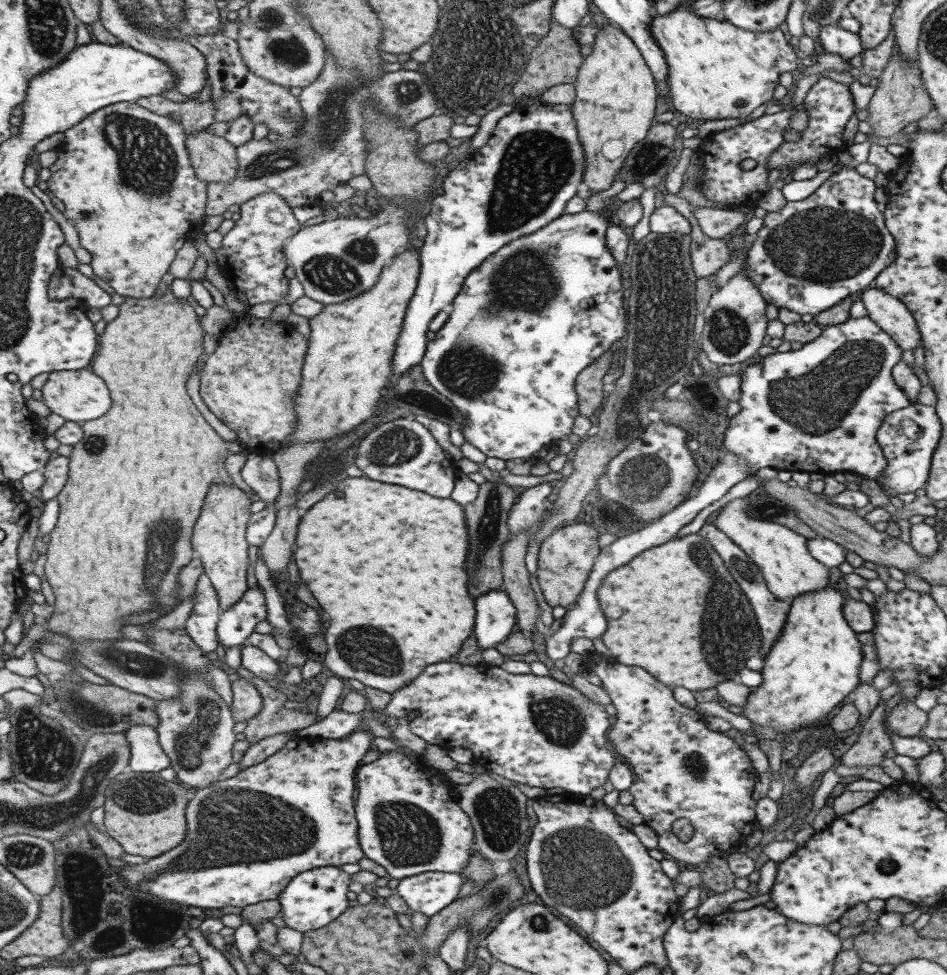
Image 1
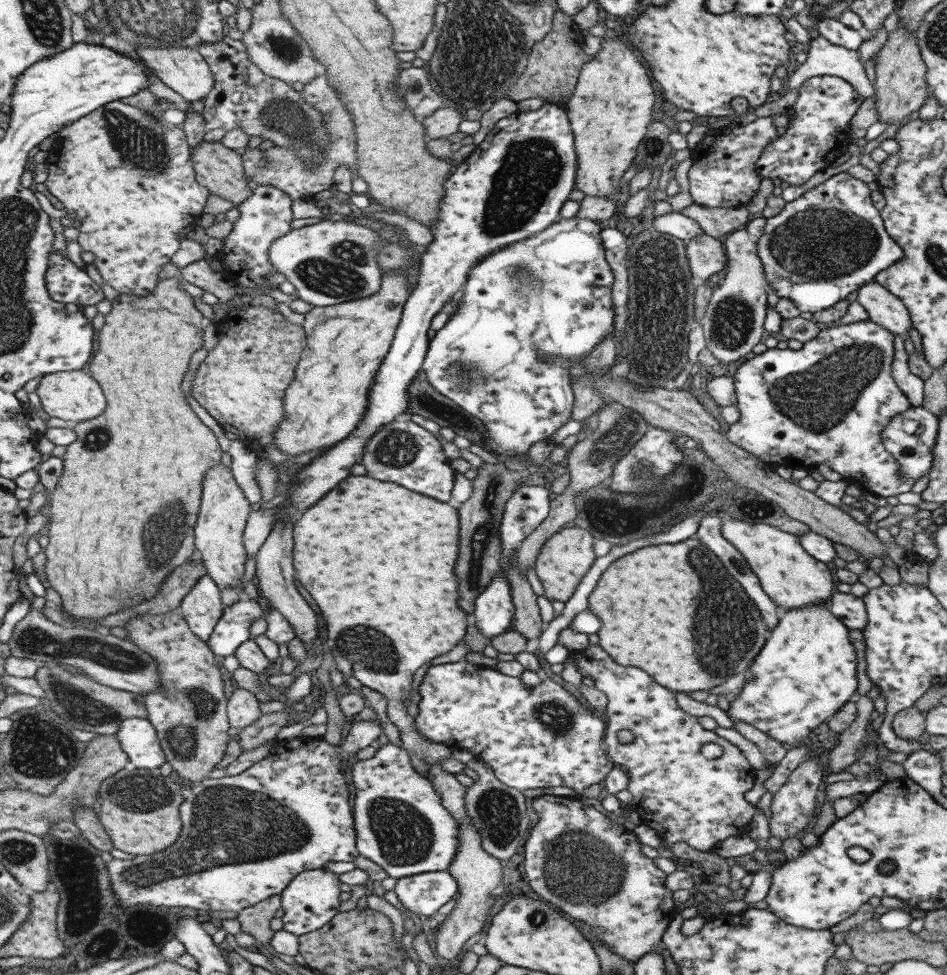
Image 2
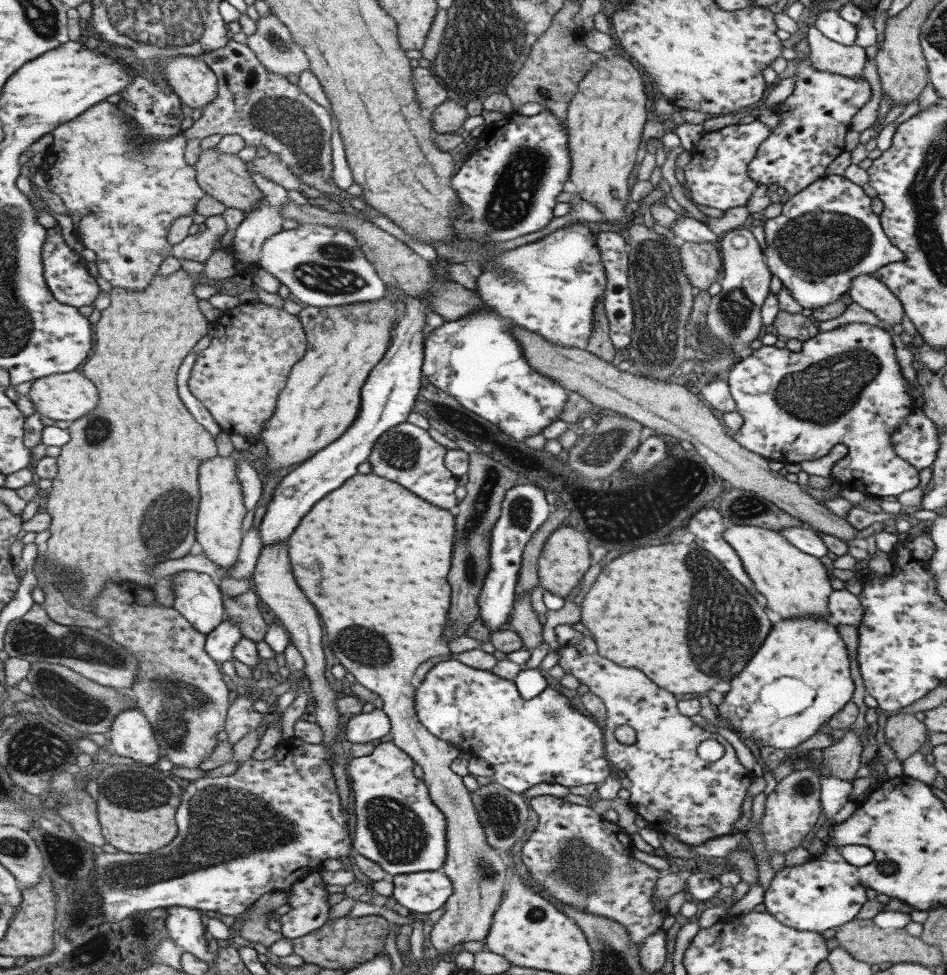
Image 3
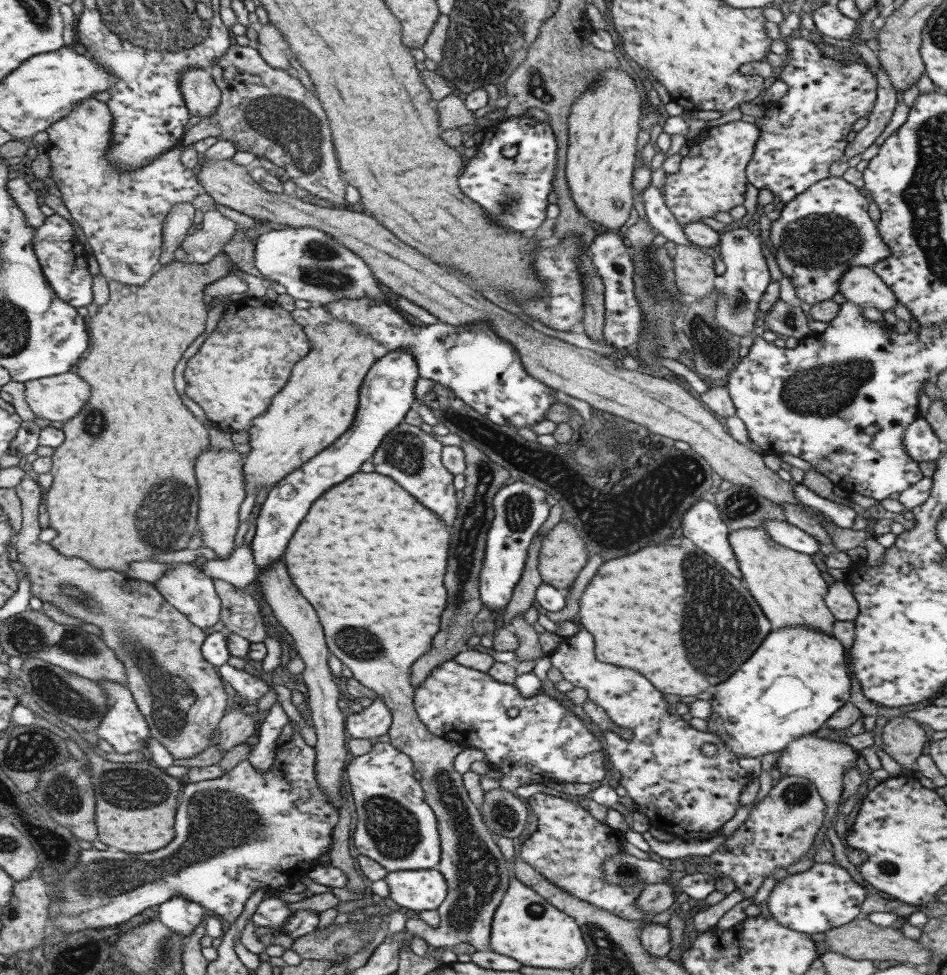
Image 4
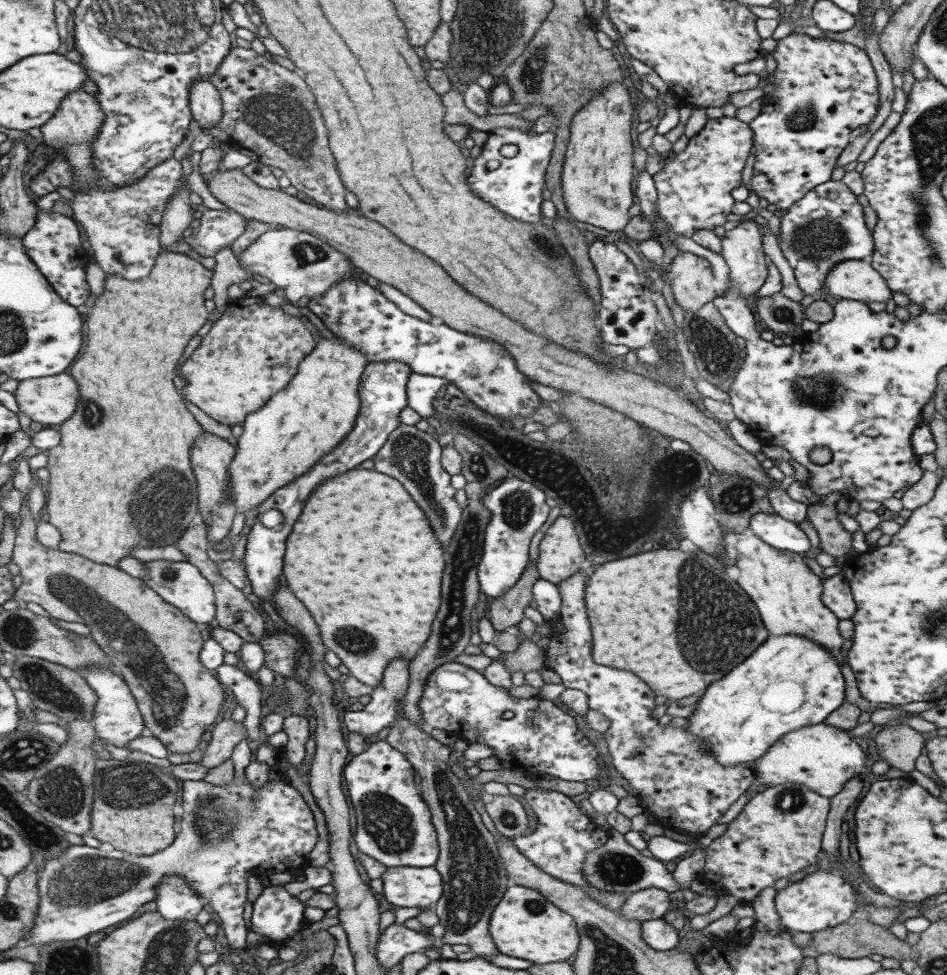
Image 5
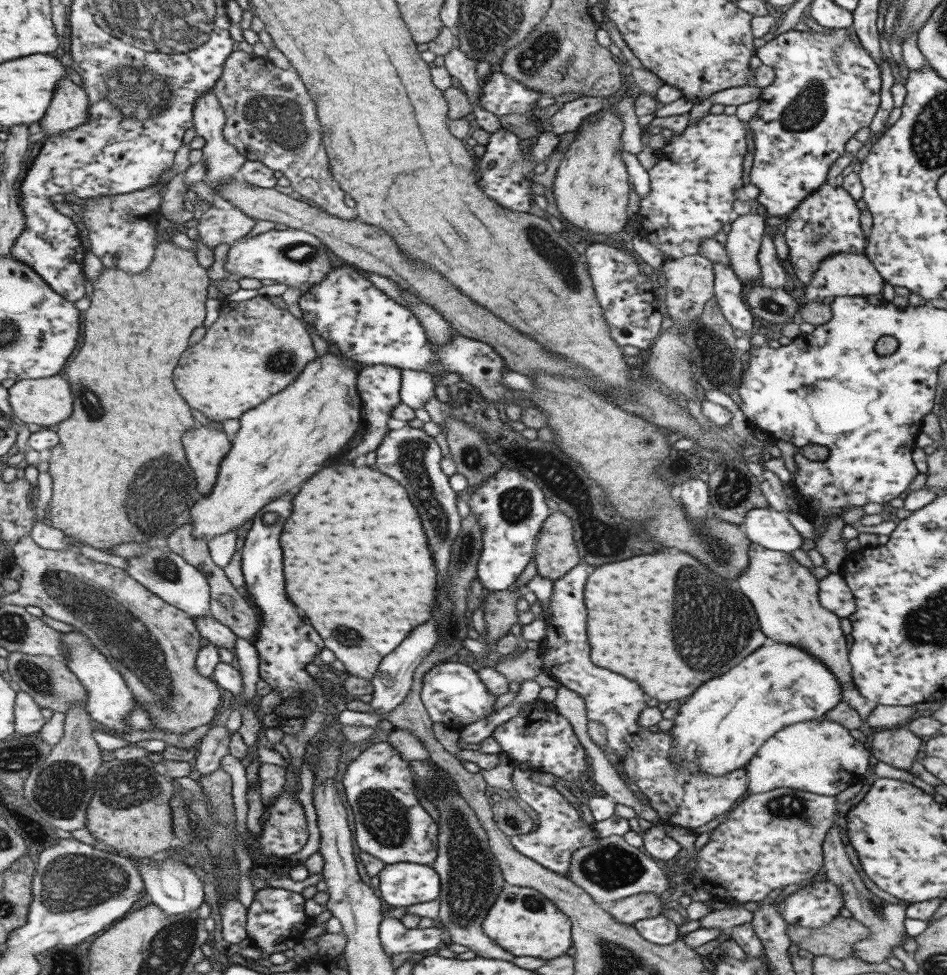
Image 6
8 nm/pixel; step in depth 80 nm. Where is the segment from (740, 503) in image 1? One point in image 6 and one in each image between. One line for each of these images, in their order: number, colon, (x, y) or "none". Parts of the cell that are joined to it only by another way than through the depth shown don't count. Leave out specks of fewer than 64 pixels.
2: (791, 578)
3: (794, 584)
4: (786, 584)
5: (786, 594)
6: (783, 593)

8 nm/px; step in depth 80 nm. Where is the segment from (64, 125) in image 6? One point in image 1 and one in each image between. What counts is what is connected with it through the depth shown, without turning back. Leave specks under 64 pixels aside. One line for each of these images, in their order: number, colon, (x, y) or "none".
1: (129, 187)
2: (127, 179)
3: (126, 192)
4: (122, 213)
5: (124, 227)

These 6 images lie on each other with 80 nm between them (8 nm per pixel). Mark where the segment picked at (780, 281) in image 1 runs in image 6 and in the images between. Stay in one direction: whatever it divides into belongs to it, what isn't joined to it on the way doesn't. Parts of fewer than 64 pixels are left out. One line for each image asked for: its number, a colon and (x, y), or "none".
2: (830, 241)
3: (826, 234)
4: (819, 234)
5: (824, 227)
6: (827, 221)

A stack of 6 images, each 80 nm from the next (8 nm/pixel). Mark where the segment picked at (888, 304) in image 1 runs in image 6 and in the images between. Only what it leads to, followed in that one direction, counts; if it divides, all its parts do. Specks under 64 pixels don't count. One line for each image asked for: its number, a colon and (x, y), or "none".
2: (883, 308)
3: (868, 293)
4: (859, 285)
5: (850, 279)
6: (842, 273)

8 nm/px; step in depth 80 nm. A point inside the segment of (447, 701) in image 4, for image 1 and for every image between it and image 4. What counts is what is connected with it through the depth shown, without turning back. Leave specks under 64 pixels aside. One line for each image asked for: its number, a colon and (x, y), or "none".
1: (533, 730)
2: (540, 737)
3: (525, 742)

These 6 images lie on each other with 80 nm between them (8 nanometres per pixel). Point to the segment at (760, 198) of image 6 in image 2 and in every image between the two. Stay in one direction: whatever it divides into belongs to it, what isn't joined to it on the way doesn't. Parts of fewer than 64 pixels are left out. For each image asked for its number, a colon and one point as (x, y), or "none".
2: (818, 132)
3: (813, 120)
4: (802, 133)
5: (822, 89)

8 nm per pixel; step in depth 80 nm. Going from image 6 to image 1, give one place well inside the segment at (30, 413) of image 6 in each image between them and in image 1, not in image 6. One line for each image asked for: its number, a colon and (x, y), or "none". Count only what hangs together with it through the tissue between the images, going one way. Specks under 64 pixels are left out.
1: (78, 396)
2: (76, 396)
3: (68, 396)
4: (60, 398)
5: (50, 400)

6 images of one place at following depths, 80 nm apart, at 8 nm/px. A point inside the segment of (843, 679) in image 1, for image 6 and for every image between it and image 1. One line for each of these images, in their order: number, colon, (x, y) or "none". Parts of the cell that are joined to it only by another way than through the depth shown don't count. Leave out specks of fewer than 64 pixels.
2: (805, 671)
3: (799, 677)
4: (796, 678)
5: (788, 682)
6: (718, 729)

